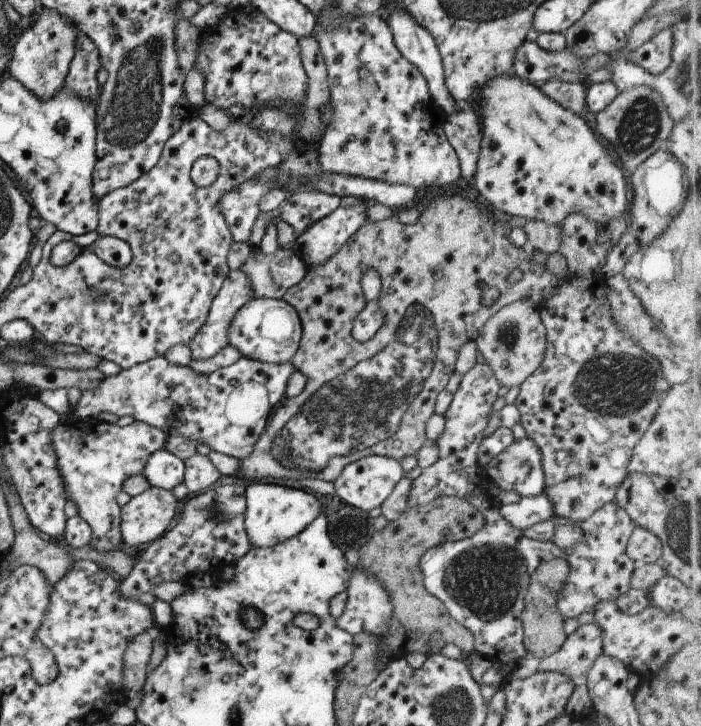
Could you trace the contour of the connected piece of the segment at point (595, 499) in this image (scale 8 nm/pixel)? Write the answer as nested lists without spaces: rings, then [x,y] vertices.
[[[570,277],[566,281],[562,280],[555,295],[552,295],[543,304],[538,304],[538,313],[544,326],[549,326],[546,331],[546,345],[544,350],[544,357],[541,364],[527,377],[519,387],[513,404],[518,410],[520,419],[518,423],[522,426],[525,434],[537,445],[540,452],[540,461],[542,466],[542,473],[544,476],[544,489],[543,493],[552,504],[553,515],[556,518],[564,518],[565,522],[574,522],[581,524],[585,522],[596,510],[601,506],[614,500],[614,494],[617,485],[625,478],[626,466],[629,462],[632,448],[636,442],[641,438],[641,435],[647,430],[649,423],[656,415],[656,410],[660,405],[662,399],[668,393],[670,384],[663,378],[661,374],[661,367],[658,360],[647,354],[643,349],[640,349],[637,344],[631,342],[621,329],[614,324],[613,319],[610,317],[609,309],[606,308],[605,291],[603,286],[603,278],[579,278]]]

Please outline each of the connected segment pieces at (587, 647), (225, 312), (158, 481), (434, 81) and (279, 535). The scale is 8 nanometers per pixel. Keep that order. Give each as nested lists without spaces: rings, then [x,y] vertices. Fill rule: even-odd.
[[[595,622],[581,624],[573,633],[565,637],[563,644],[553,654],[545,658],[529,656],[516,661],[511,665],[508,678],[525,678],[539,670],[555,670],[569,677],[575,685],[581,685],[583,681],[585,682],[587,671],[591,668],[593,661],[602,654],[602,637],[602,632]]]
[[[229,271],[210,304],[205,322],[188,342],[193,359],[206,359],[221,351],[227,342],[229,321],[237,309],[252,299],[247,277],[241,271]]]
[[[161,447],[146,458],[141,474],[150,487],[171,491],[182,482],[184,468],[184,461]]]
[[[397,7],[389,12],[389,22],[394,45],[397,50],[423,75],[426,80],[428,93],[433,100],[433,106],[444,116],[455,112],[456,101],[452,98],[445,86],[444,74],[442,71],[442,60],[435,46],[433,37],[415,22],[415,19],[404,11],[404,8]]]
[[[251,482],[244,487],[246,509],[245,532],[251,547],[271,548],[296,537],[321,513],[321,504],[313,493],[266,482]]]

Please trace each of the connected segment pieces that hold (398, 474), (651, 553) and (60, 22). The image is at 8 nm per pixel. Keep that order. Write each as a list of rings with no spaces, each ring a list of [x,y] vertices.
[[[369,455],[343,467],[333,482],[333,495],[343,500],[345,504],[367,513],[369,510],[380,506],[391,489],[402,479],[402,476],[401,465],[394,458]]]
[[[636,526],[626,544],[626,553],[633,563],[651,565],[660,560],[660,540],[649,530]]]
[[[44,9],[42,14],[34,17],[35,22],[19,35],[14,45],[13,54],[11,54],[11,58],[7,62],[5,73],[20,82],[25,90],[34,94],[38,99],[48,101],[62,89],[68,64],[74,53],[74,38],[76,36],[75,33],[71,34],[70,26],[75,27],[76,31],[78,31],[78,26],[70,19],[53,10]]]

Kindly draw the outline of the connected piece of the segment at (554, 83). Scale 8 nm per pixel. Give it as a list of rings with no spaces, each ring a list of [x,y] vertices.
[[[551,79],[539,84],[540,91],[550,99],[556,100],[564,109],[578,114],[585,105],[585,84],[567,83]]]

